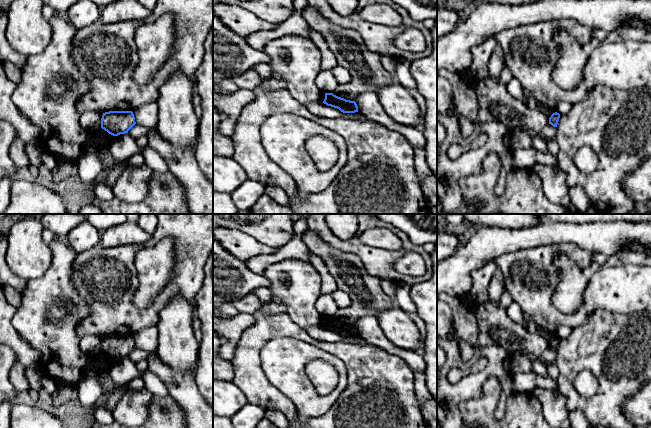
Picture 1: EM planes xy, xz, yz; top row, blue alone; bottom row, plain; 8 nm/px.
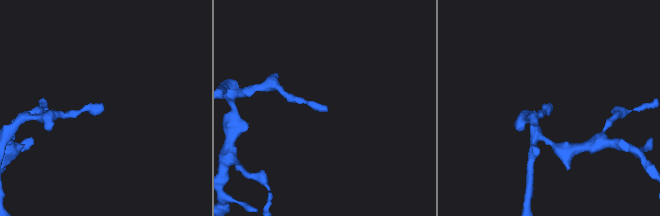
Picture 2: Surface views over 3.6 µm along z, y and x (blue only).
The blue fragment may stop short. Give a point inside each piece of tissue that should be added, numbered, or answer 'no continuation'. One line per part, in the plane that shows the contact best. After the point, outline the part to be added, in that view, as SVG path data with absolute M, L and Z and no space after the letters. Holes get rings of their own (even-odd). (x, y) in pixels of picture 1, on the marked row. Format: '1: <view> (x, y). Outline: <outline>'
no continuation

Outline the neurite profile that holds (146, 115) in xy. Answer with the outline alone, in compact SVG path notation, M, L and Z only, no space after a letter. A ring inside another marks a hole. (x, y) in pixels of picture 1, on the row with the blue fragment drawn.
M156 103L141 105L132 110L136 124L148 128L158 125L158 106Z

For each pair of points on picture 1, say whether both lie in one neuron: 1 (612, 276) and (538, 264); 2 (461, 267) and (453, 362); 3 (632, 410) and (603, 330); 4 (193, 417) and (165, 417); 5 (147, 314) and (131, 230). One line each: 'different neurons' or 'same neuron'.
1: same neuron
2: different neurons
3: different neurons
4: different neurons
5: different neurons

